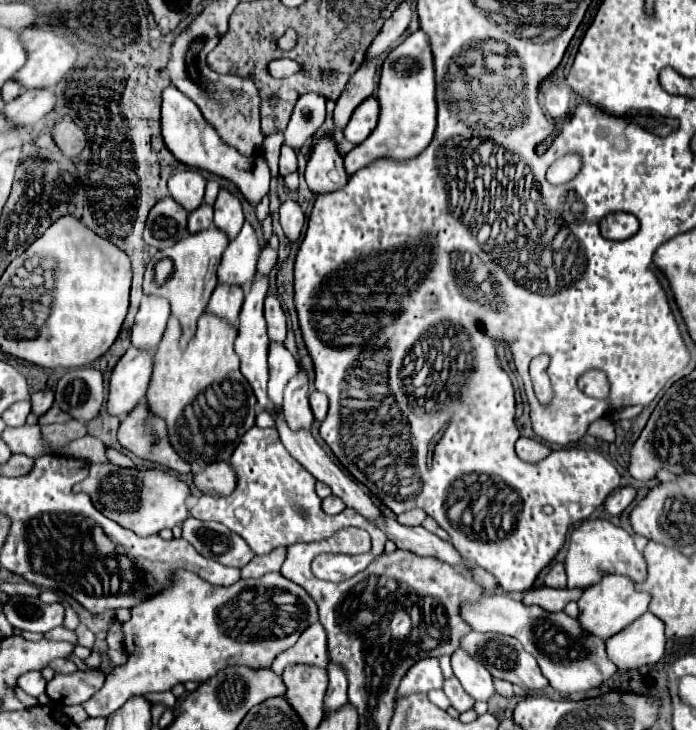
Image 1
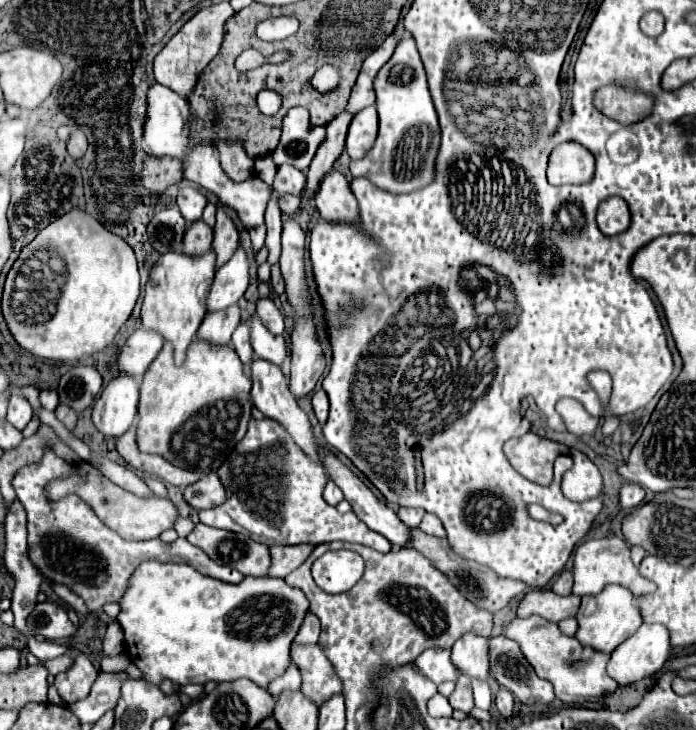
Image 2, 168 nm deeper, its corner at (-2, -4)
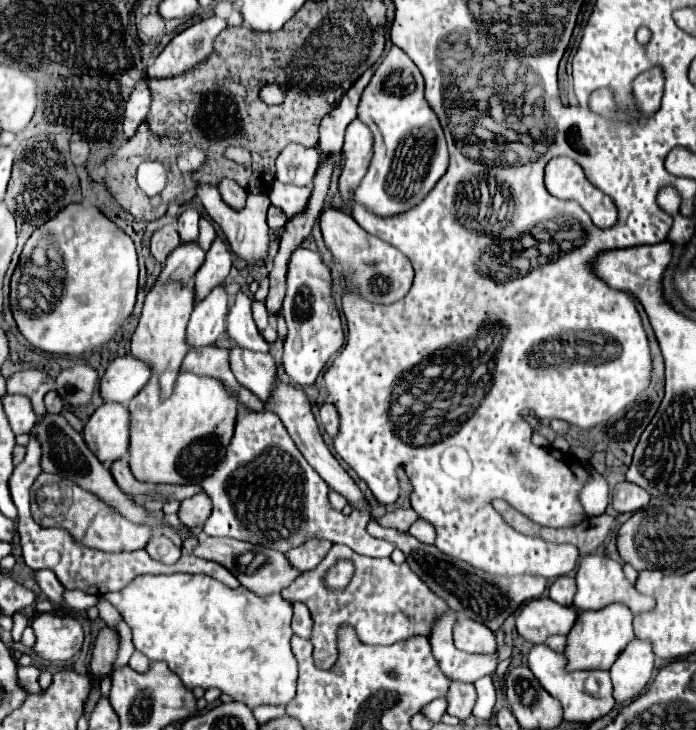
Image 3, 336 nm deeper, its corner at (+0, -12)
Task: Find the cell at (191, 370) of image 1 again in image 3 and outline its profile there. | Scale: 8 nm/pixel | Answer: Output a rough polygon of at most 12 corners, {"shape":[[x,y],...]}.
{"shape":[[183,372],[127,408],[129,466],[201,484],[225,456],[239,400]]}

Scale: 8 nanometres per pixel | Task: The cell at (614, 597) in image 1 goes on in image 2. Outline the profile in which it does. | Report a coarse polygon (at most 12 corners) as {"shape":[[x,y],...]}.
{"shape":[[633,592],[585,596],[575,638],[609,654],[641,620]]}

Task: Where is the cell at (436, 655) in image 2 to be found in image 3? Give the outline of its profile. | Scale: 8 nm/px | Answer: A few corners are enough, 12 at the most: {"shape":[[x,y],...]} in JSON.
{"shape":[[457,614],[441,616],[429,636],[441,670],[451,680],[475,682],[493,674],[497,652],[477,656],[455,648]]}

